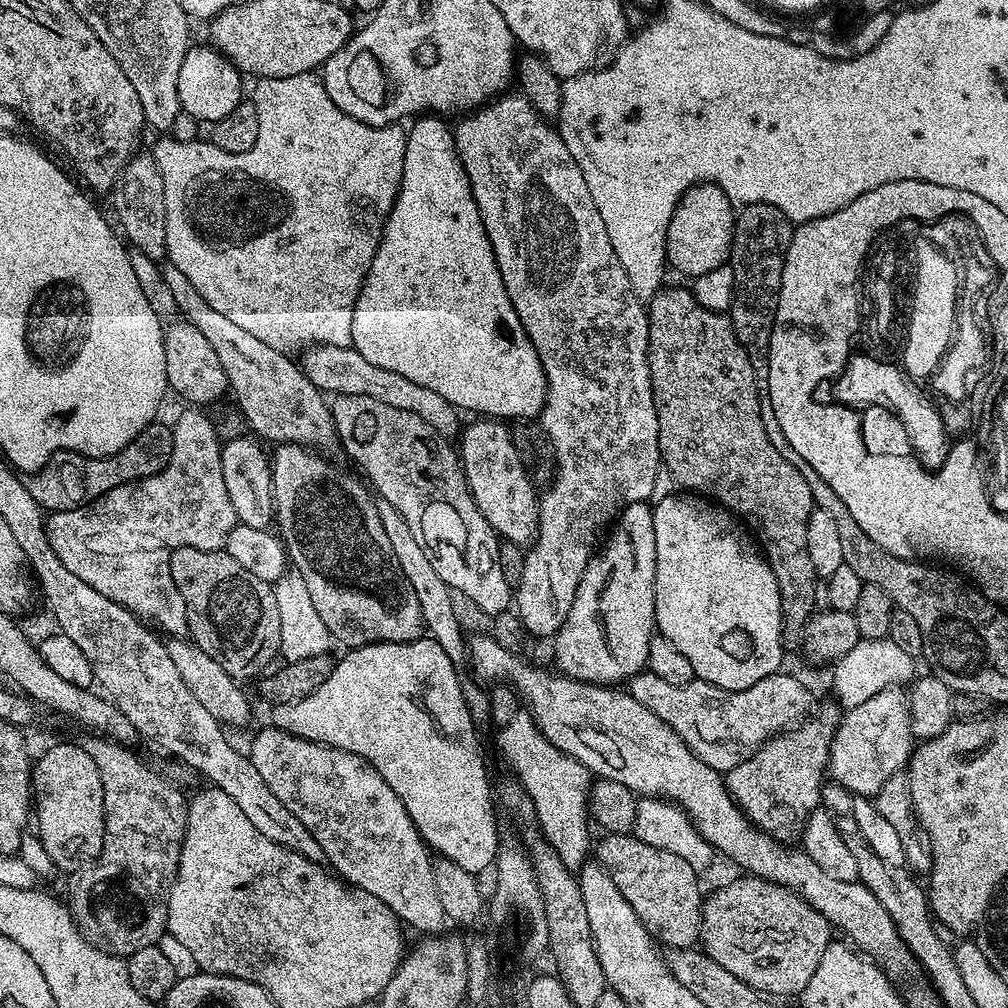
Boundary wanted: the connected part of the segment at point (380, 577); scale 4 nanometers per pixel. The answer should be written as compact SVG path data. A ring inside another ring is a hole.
M276 444L271 453L272 461L272 497L276 503L274 513L274 524L278 531L279 539L282 541L287 559L294 567L295 575L302 578L306 590L310 590L310 602L314 602L314 610L322 617L322 622L326 622L326 630L332 636L337 645L345 644L345 649L361 648L367 644L385 644L386 642L398 642L399 644L409 644L411 640L419 640L425 635L426 629L424 619L422 618L422 606L418 606L418 597L415 596L414 590L410 590L410 582L402 574L394 554L390 550L390 542L386 538L386 530L378 523L376 514L376 500L370 495L363 479L355 480L348 472L343 472L340 468L335 468L328 460L323 460L323 455L315 451L303 448L300 444Z

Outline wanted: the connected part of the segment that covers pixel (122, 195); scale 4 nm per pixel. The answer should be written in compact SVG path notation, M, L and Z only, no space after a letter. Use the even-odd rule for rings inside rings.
M150 154L133 156L116 179L116 187L112 189L110 199L116 211L115 223L123 239L135 251L146 254L154 261L163 261L166 256L166 194L162 190L162 174L155 158Z

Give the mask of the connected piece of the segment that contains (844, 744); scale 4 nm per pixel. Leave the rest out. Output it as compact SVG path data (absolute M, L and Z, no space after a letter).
M893 686L874 694L862 706L847 709L841 715L836 726L836 734L832 737L832 753L828 755L828 772L835 783L846 786L857 798L875 797L877 790L890 778L890 774L901 771L907 765L909 756L914 751L914 728L912 713L908 711L905 689Z

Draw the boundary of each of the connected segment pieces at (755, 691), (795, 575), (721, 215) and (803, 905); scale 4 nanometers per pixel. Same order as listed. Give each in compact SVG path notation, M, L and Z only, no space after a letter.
M645 670L627 681L626 691L638 698L646 710L654 710L706 766L727 774L734 766L746 762L746 758L753 756L767 740L809 715L812 700L808 697L807 686L798 677L787 676L786 672L775 672L746 690L731 692L695 678L688 684L674 686L658 678L658 674Z
M661 287L647 309L648 365L658 414L663 467L670 470L681 489L731 510L746 525L774 570L774 578L778 578L784 615L782 646L785 653L792 654L795 648L797 651L804 626L817 607L816 596L818 600L818 577L814 562L810 562L810 550L806 550L806 526L814 507L810 486L806 486L806 478L774 450L774 442L770 442L770 434L766 434L766 426L762 426L752 357L738 342L731 319L723 312L706 310L687 287Z
M694 184L689 192L684 193L680 204L674 210L672 221L666 234L667 263L672 264L687 278L695 278L702 274L710 274L710 270L718 270L729 263L732 255L732 231L736 225L736 212L728 195L717 184Z
M740 874L737 880L722 885L712 897L704 900L699 943L702 951L714 958L718 966L730 970L734 978L746 982L755 992L763 992L772 998L796 998L806 990L806 982L810 982L814 970L818 970L822 954L826 954L828 945L833 943L832 935L834 929L828 920L798 893L751 874Z

